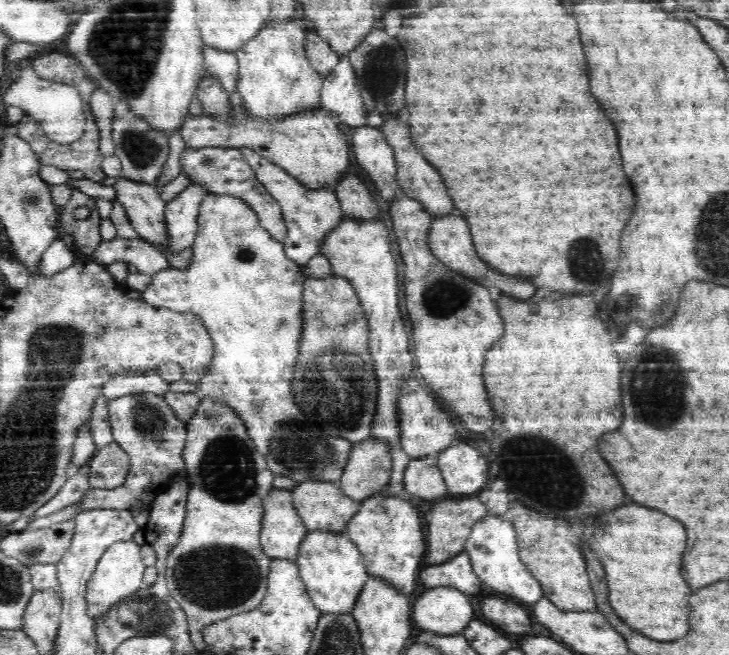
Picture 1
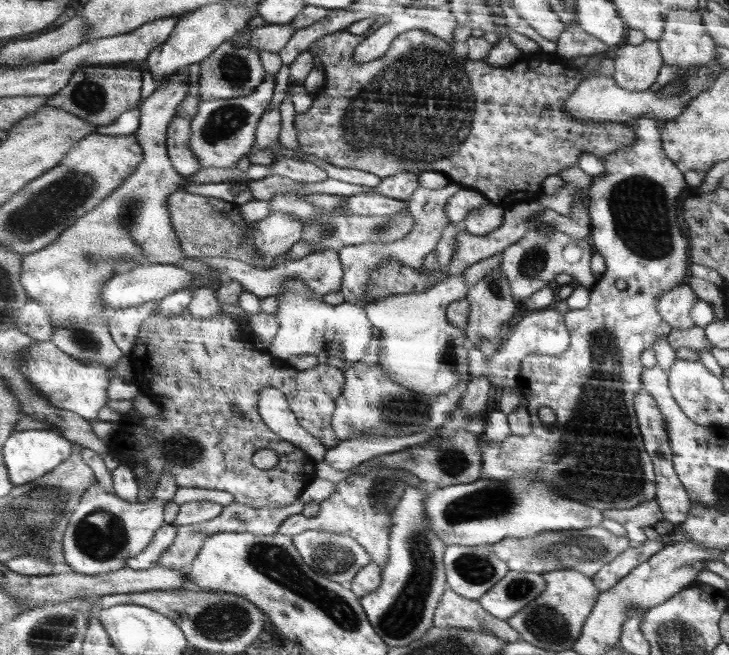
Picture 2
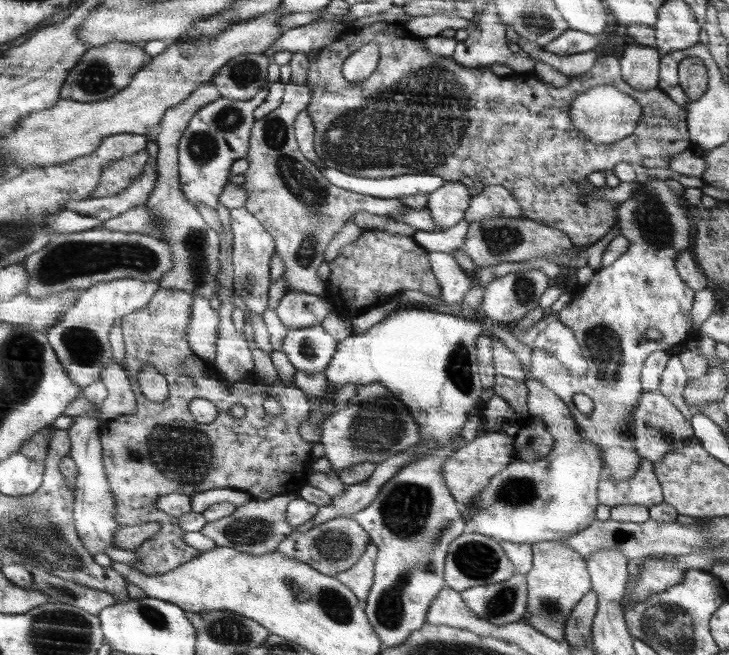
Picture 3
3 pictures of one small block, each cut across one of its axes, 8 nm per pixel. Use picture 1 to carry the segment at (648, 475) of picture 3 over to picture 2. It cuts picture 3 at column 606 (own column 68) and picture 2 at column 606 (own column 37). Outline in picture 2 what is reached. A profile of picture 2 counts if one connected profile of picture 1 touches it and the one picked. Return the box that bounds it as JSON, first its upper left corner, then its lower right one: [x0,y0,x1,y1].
[604,498,663,548]

